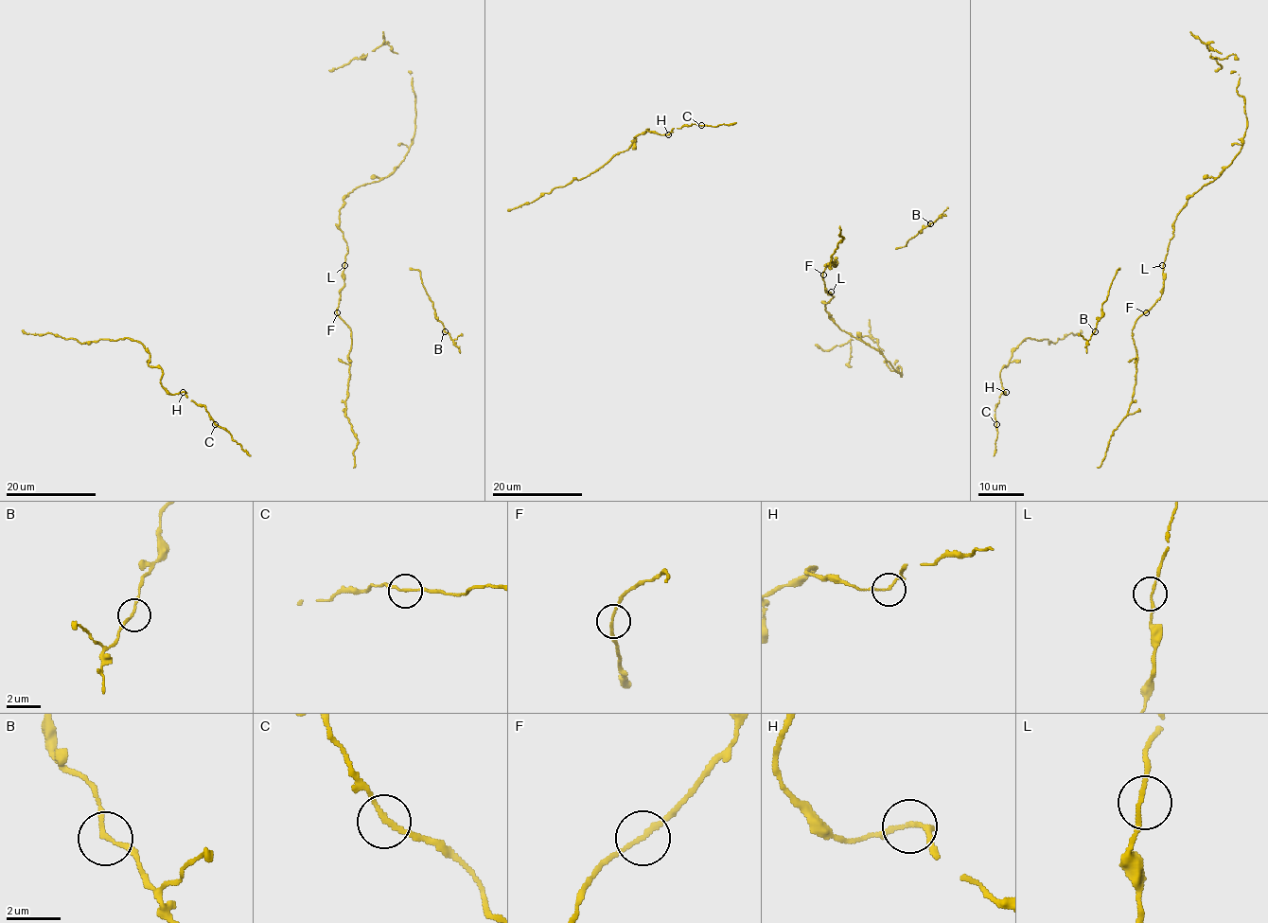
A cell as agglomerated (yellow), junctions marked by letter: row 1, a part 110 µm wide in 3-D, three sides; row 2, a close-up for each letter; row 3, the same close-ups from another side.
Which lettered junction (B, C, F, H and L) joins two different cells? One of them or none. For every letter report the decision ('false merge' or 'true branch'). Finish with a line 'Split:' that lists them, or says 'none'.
B: true branch
C: true branch
F: true branch
H: true branch
L: true branch
Split: none

